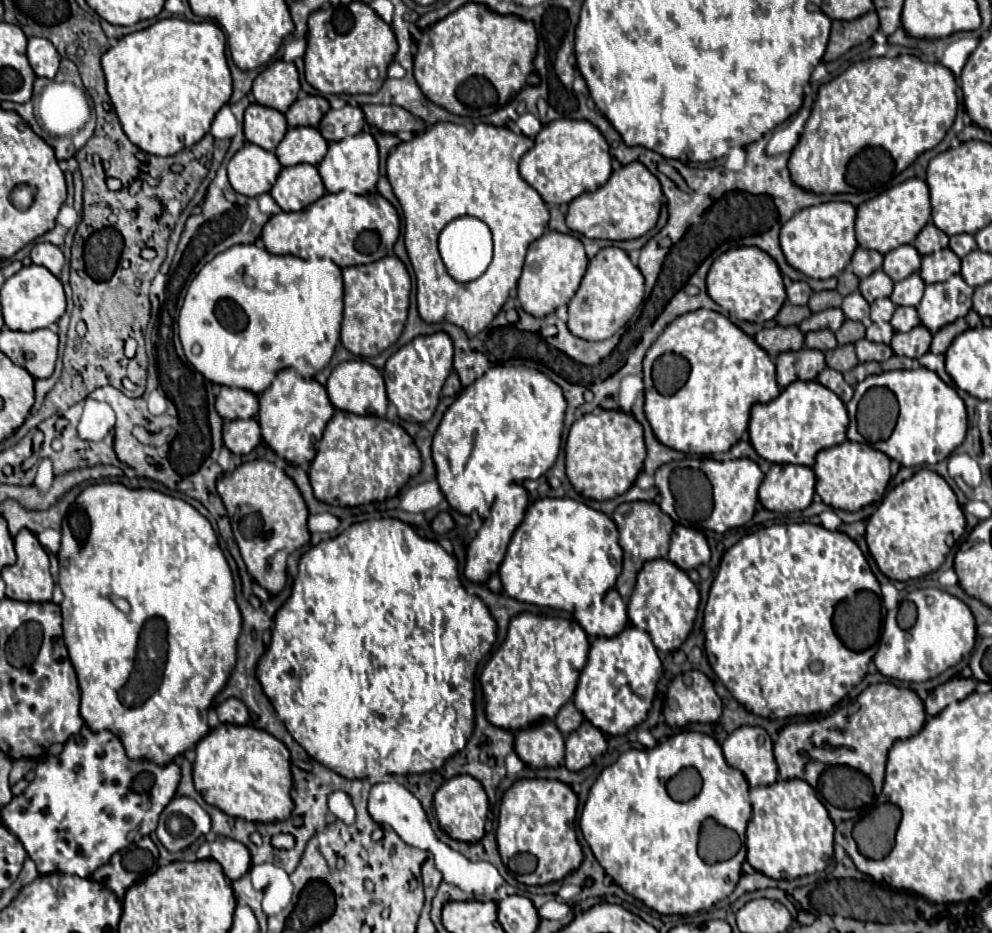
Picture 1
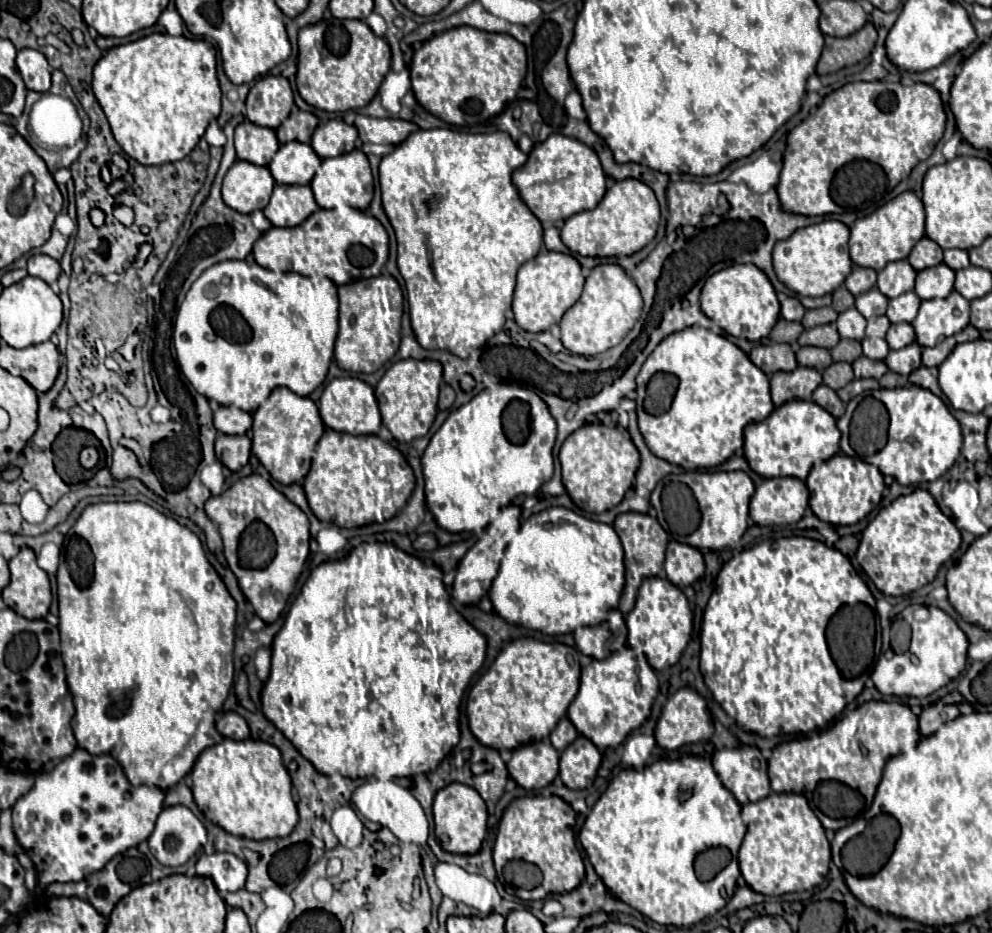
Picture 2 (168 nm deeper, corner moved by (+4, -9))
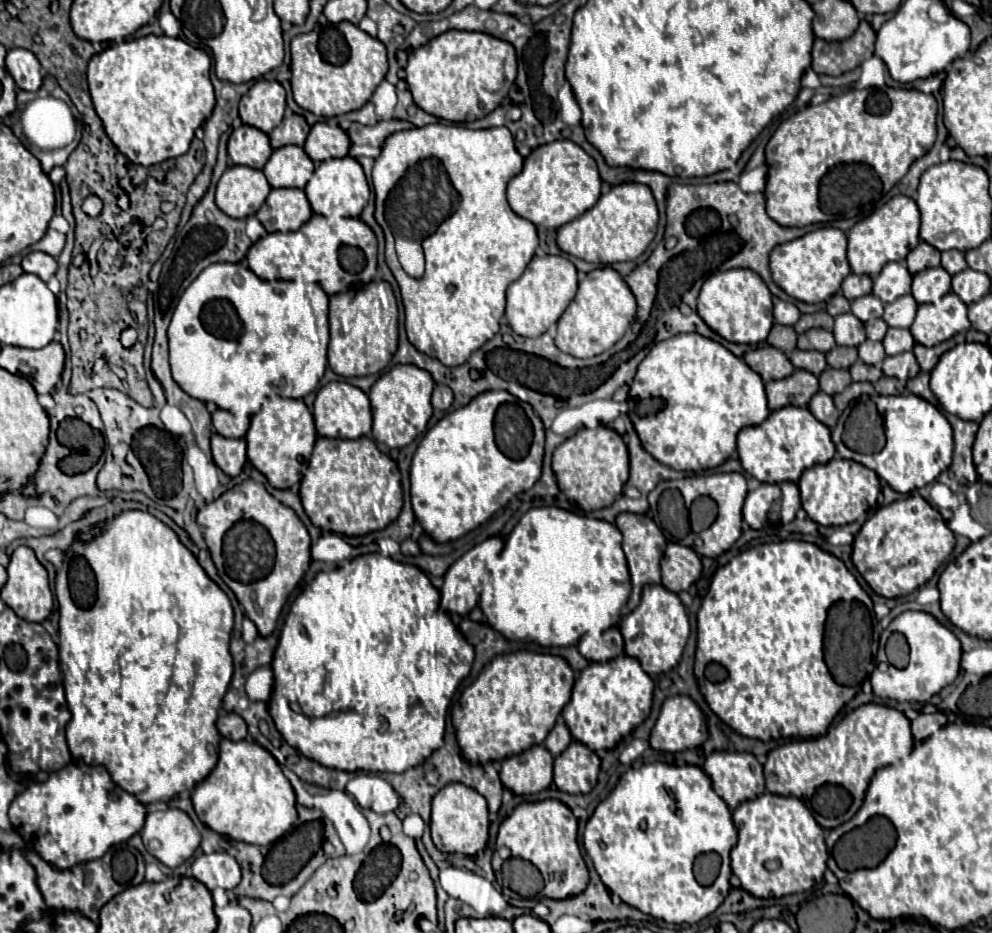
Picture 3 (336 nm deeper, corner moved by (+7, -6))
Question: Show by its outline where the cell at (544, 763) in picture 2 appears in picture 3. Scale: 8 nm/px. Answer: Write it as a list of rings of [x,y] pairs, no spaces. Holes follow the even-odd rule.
[[[536,744],[522,754],[514,754],[502,760],[500,778],[502,784],[514,794],[534,794],[550,786],[552,766],[554,756],[546,750],[546,746]]]

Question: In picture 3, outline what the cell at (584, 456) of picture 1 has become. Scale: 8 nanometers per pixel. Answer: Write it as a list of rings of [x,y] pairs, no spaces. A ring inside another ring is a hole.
[[[606,426],[596,430],[582,428],[554,450],[552,470],[570,502],[578,504],[584,512],[600,510],[610,506],[628,482],[628,448],[616,430]]]

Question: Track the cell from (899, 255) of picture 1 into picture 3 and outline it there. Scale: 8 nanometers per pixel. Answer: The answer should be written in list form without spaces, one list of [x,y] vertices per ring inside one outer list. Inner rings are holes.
[[[888,262],[880,274],[874,278],[874,290],[872,294],[878,296],[884,304],[892,302],[894,298],[910,292],[912,274],[906,266],[906,262]]]

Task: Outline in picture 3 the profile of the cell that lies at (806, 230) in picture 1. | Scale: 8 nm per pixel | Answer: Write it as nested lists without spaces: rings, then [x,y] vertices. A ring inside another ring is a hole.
[[[822,226],[796,240],[778,244],[770,252],[770,272],[774,282],[800,302],[822,302],[840,290],[842,280],[850,274],[846,260],[846,234],[840,228]]]

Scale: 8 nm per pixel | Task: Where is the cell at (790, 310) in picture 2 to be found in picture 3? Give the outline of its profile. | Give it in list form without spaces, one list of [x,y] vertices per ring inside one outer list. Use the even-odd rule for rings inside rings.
[[[774,298],[774,318],[776,318],[776,322],[780,322],[780,324],[792,326],[792,324],[800,318],[800,310],[798,310],[792,302]]]

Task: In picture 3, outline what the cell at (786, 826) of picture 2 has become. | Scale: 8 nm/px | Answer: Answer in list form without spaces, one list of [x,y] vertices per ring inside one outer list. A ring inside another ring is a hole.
[[[764,792],[762,796],[758,796],[754,800],[742,802],[738,806],[738,814],[736,814],[736,810],[732,812],[732,818],[734,818],[734,822],[738,818],[738,826],[736,826],[738,844],[732,848],[732,872],[740,878],[742,888],[746,892],[750,892],[756,898],[772,898],[772,896],[780,898],[780,896],[788,896],[794,892],[804,892],[804,890],[812,888],[818,880],[822,880],[829,858],[824,830],[818,826],[818,822],[814,820],[814,816],[810,814],[810,810],[804,806],[804,802],[800,798]],[[766,860],[780,860],[780,868],[768,870],[764,866]]]

